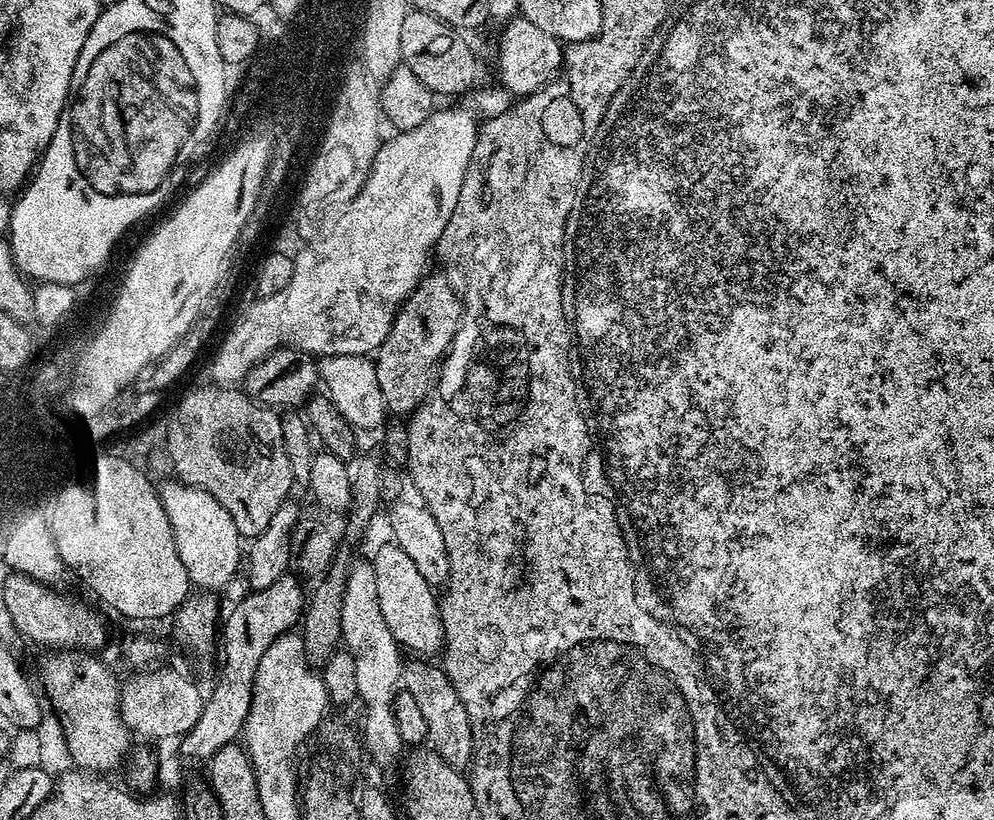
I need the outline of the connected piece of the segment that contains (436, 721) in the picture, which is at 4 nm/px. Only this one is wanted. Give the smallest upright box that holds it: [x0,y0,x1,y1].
[402,658,472,769]

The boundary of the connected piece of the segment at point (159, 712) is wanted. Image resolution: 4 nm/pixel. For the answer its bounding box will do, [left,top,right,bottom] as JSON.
[119,668,205,740]

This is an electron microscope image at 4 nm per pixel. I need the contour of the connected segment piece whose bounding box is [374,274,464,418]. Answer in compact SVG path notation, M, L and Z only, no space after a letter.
M428 274L396 311L390 332L374 360L378 384L391 415L398 418L410 416L425 403L428 392L431 393L436 369L462 326L464 316L461 297L461 293L456 293L455 286L446 277Z

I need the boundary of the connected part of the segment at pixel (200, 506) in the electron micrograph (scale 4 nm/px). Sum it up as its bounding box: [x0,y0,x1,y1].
[158,478,242,593]

